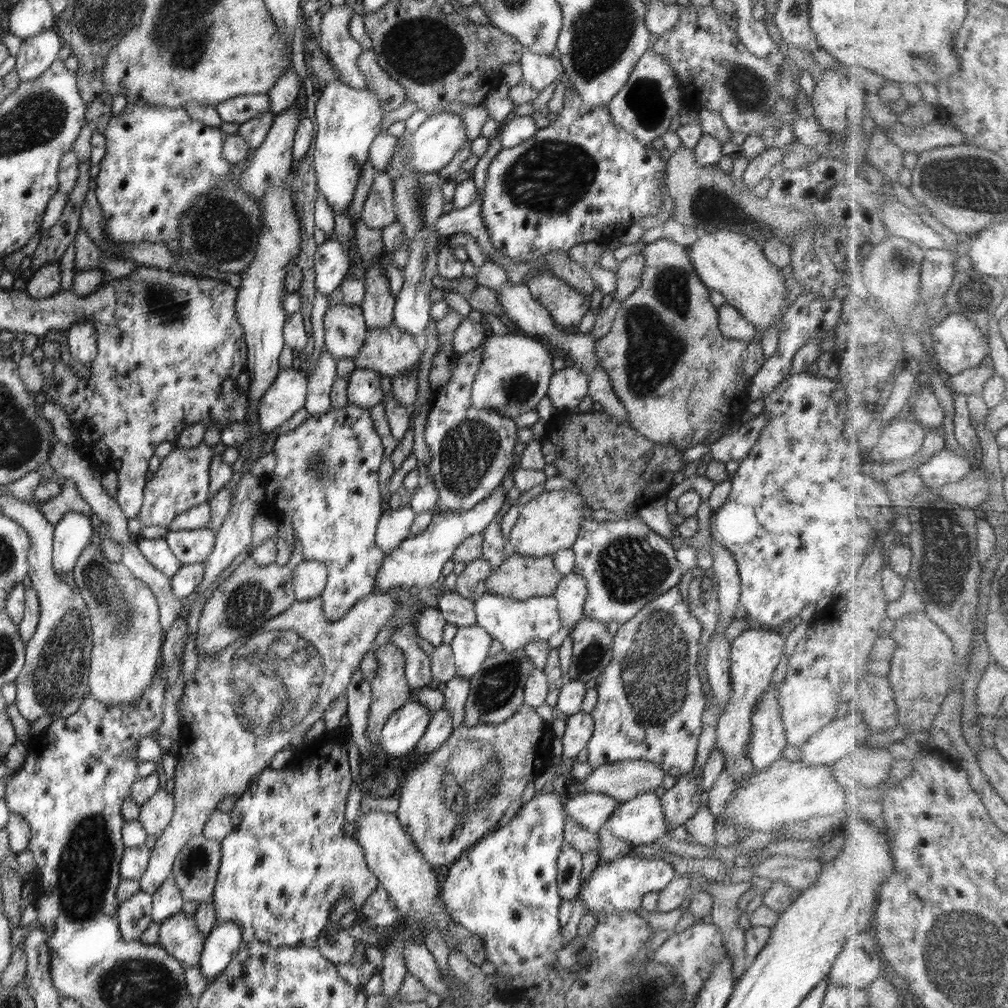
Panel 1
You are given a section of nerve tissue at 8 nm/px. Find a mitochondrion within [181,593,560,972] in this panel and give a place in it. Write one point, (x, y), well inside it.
(271, 683)

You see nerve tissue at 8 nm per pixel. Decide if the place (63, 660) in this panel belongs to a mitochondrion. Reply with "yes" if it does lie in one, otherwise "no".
yes

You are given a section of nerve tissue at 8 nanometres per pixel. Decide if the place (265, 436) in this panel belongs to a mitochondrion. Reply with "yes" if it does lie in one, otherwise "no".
no

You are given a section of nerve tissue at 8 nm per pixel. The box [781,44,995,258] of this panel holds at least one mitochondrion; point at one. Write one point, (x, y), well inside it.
(934, 57)

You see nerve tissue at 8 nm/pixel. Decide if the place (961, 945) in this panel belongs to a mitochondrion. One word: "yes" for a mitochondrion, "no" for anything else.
yes

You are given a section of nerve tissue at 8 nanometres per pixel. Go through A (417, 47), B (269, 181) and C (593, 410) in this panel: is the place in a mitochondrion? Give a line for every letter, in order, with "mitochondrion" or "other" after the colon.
A: mitochondrion
B: other
C: other

